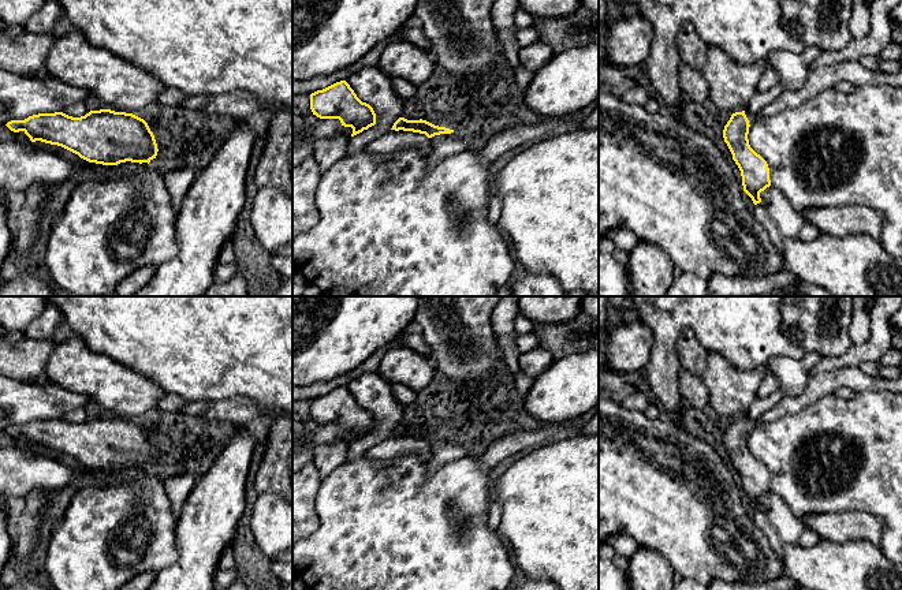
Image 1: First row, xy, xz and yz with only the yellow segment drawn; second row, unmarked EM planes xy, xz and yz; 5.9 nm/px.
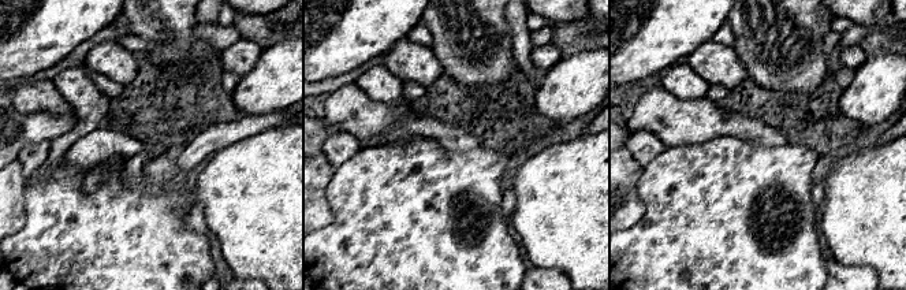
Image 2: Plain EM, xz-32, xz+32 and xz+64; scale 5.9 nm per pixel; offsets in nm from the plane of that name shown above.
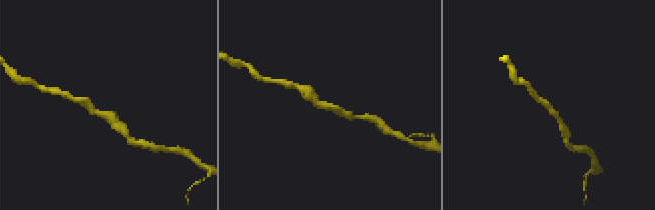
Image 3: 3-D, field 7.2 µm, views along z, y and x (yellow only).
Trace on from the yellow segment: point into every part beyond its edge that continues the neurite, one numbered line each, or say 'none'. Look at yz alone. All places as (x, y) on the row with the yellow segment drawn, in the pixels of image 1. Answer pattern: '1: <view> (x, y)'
1: yz (820, 78)

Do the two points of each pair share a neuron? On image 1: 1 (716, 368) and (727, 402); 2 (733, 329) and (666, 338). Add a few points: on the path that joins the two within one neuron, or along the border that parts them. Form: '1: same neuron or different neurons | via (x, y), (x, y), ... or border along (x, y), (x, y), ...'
1: same neuron | via (720, 376), (727, 385), (727, 394)
2: same neuron | via (716, 324), (682, 324)

